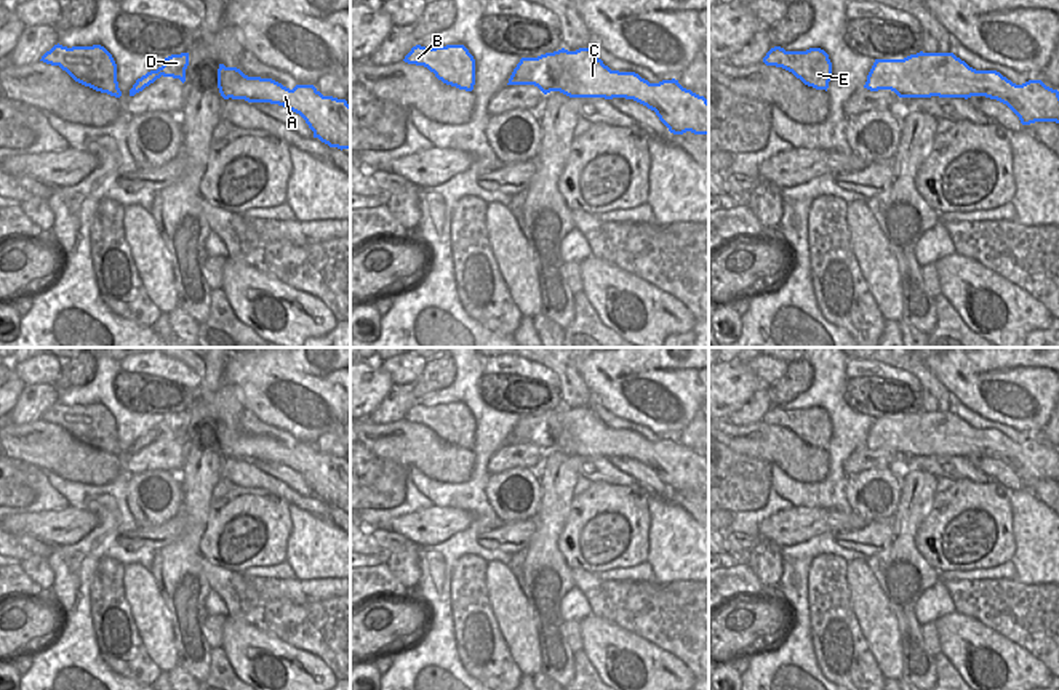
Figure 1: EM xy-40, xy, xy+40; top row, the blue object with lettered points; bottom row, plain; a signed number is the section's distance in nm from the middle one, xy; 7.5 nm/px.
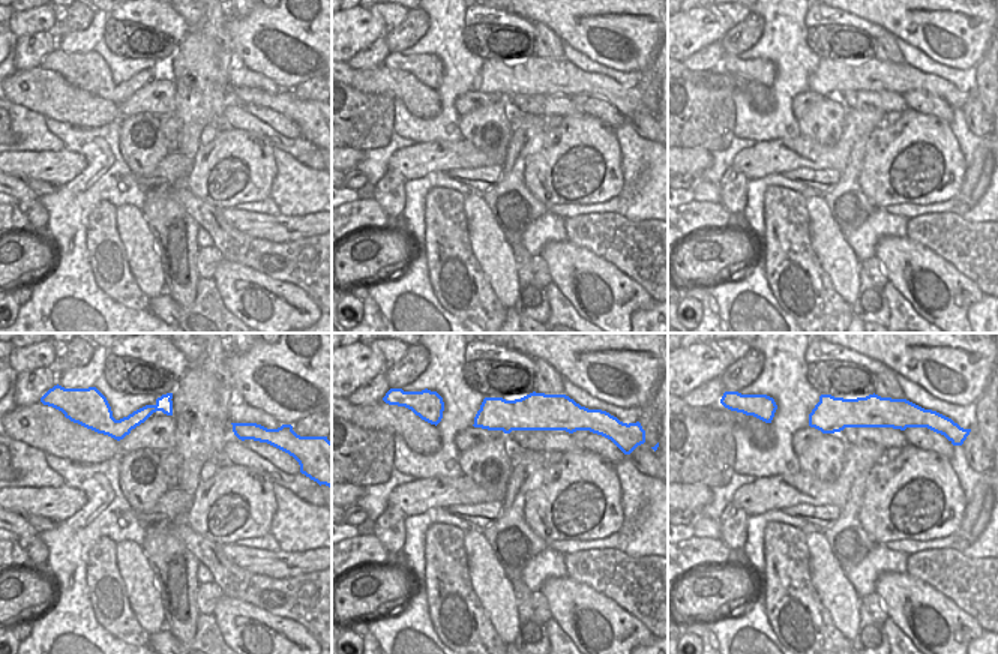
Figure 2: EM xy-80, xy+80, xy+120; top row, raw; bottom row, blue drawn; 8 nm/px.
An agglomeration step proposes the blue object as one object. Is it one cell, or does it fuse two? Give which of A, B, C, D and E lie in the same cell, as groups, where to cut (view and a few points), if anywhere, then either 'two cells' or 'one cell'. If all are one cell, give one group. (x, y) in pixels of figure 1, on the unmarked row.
A C D / B E; cut in xy-40 along (157, 428), (162, 433); two cells

